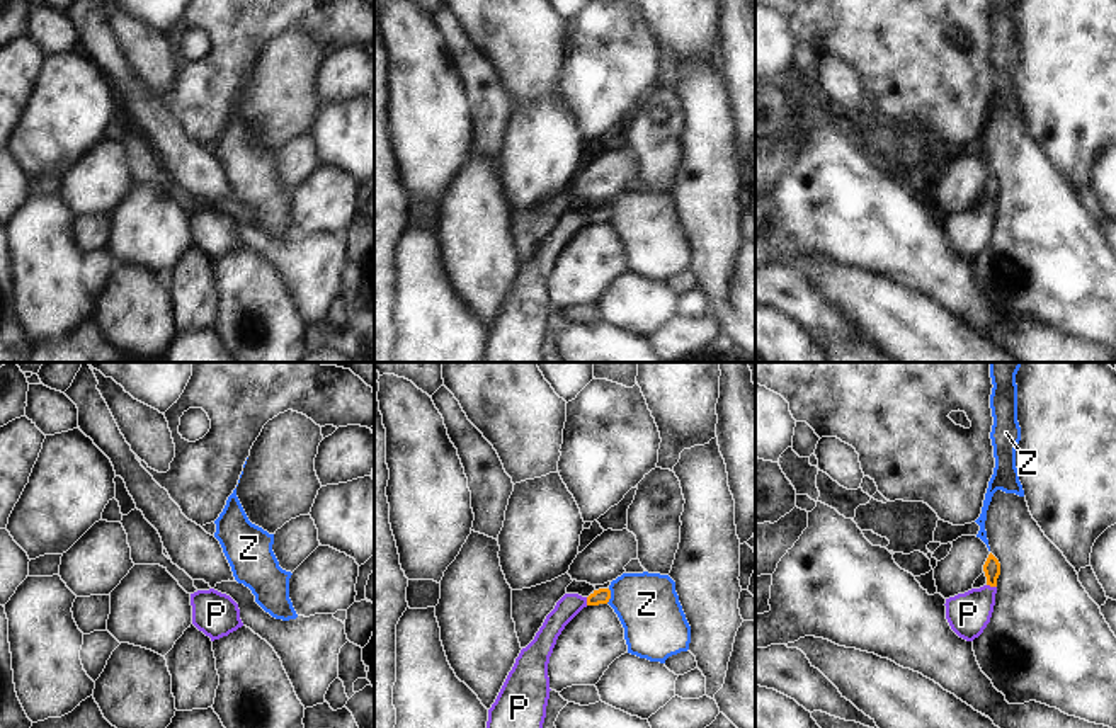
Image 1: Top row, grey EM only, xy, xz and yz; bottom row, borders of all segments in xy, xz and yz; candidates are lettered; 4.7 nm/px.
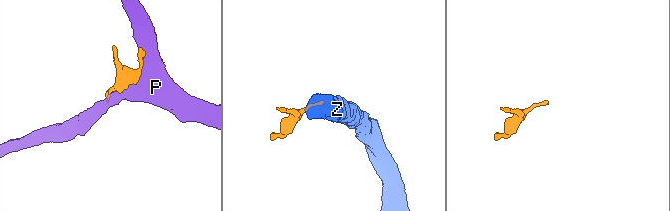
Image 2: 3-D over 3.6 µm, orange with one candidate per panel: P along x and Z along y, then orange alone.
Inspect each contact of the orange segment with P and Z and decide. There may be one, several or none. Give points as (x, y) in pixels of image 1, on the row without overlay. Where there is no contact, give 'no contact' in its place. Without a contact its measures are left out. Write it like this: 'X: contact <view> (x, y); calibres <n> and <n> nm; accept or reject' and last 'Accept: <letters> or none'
P: contact yz (992, 204); calibres 80 and 200 nm; reject
Z: contact xz (609, 215); calibres 70 and 300 nm; reject
Accept: none

